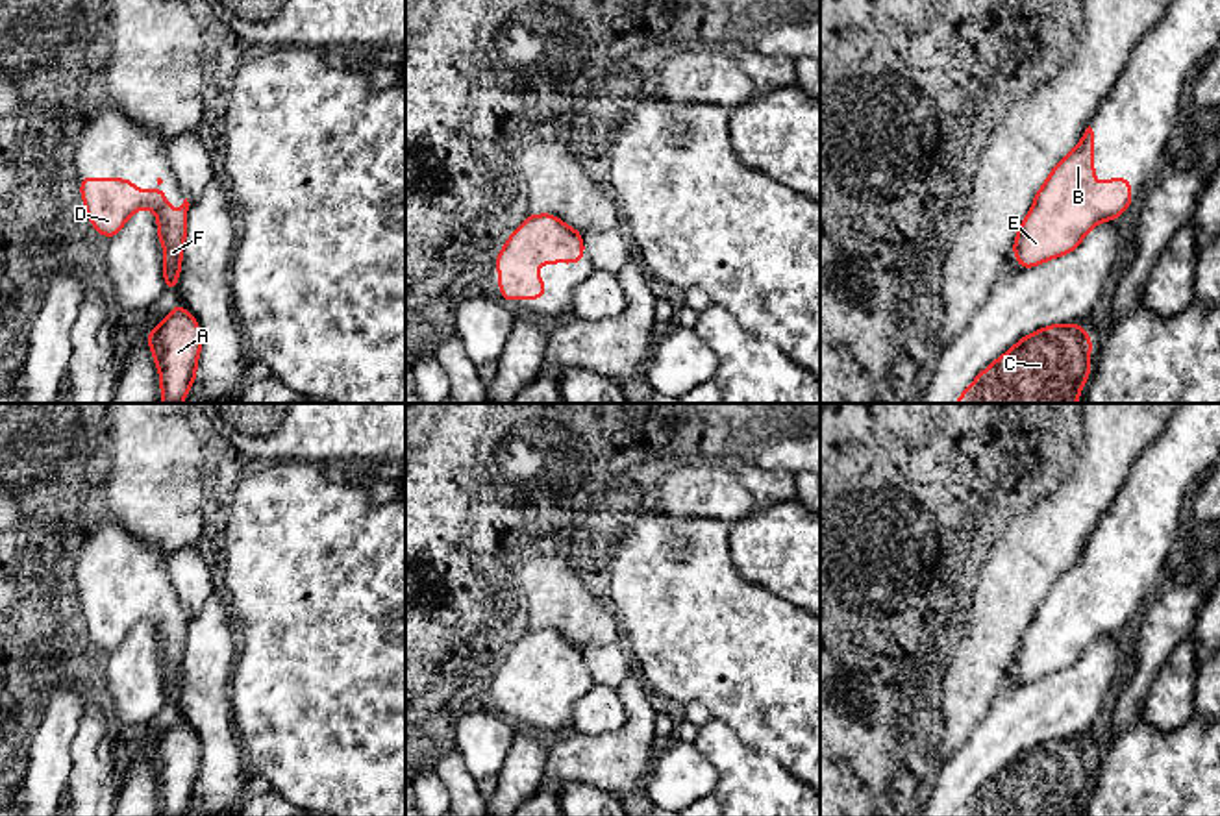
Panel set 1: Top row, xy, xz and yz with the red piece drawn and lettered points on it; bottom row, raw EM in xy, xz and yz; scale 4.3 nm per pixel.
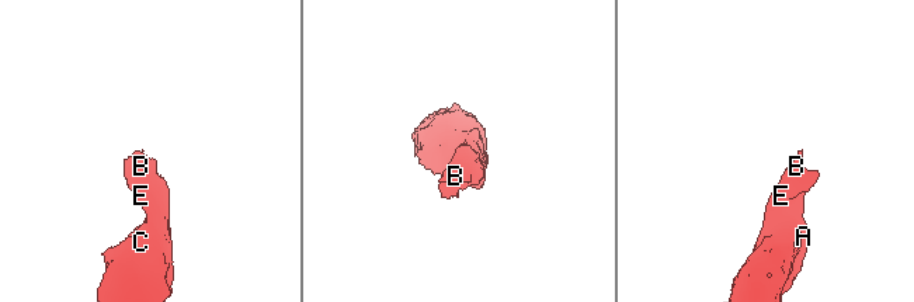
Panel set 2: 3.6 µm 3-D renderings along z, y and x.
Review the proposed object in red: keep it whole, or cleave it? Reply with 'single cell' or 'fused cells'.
single cell

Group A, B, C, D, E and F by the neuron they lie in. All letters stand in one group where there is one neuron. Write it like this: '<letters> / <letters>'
A B C D E F

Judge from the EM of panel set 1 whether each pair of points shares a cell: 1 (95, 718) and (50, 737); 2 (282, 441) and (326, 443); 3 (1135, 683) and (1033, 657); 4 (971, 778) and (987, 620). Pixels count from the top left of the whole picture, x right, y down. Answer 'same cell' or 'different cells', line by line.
1: different cells
2: same cell
3: different cells
4: different cells

